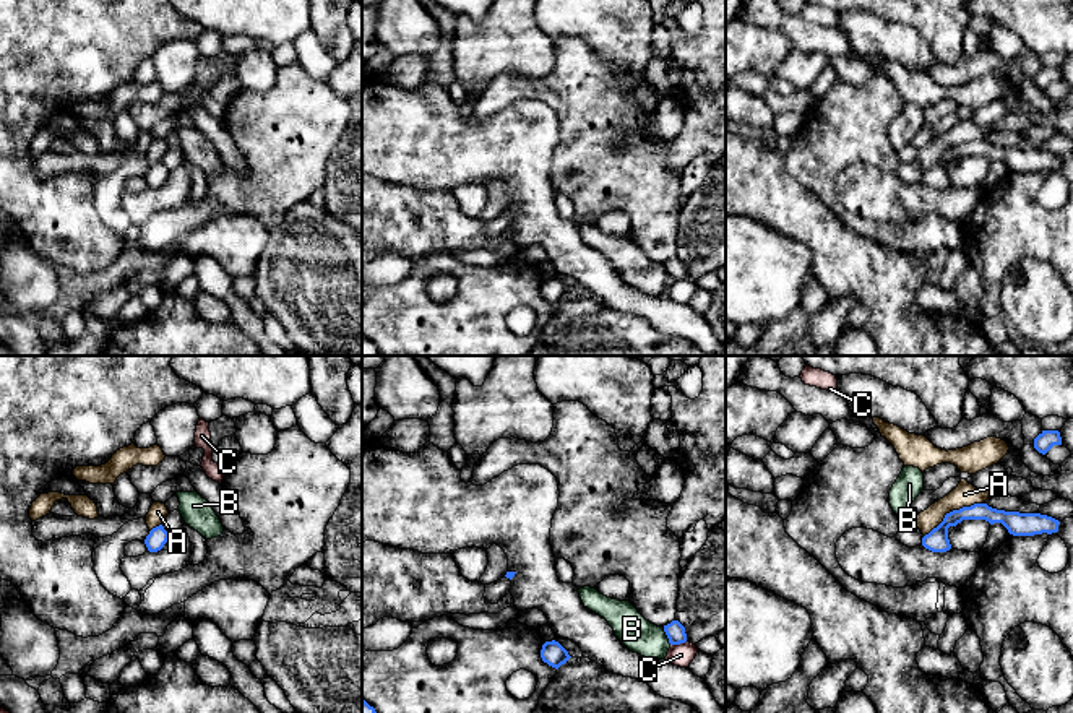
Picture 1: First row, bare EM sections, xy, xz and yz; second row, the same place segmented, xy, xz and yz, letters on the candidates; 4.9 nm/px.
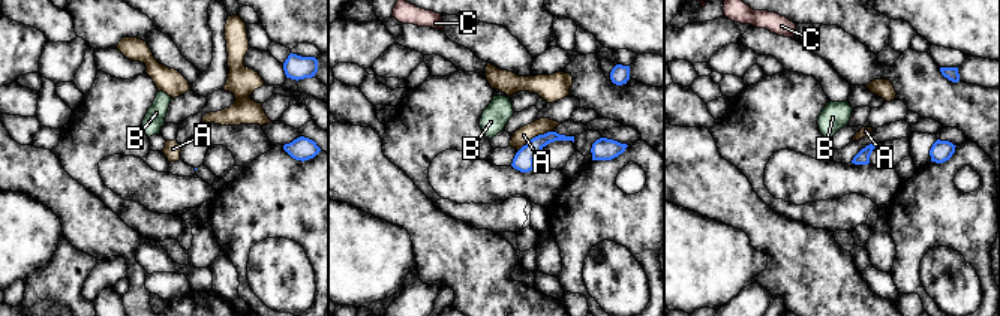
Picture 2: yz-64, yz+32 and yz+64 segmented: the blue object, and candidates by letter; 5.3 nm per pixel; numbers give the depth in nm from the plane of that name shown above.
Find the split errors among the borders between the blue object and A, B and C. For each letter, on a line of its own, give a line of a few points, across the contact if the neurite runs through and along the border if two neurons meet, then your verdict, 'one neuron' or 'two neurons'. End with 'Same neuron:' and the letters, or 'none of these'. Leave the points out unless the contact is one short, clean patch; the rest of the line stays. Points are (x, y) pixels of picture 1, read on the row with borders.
A: two neurons
B: xz (663, 627), (671, 643) | two neurons
C: two neurons
Same neuron: none of these

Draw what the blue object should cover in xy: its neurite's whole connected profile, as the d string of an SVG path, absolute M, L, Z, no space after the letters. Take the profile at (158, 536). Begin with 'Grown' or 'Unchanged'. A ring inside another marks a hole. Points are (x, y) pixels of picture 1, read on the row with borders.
Unchanged. M162 525L153 528L144 539L144 544L149 552L157 552L164 547L169 539L169 533L164 529Z

